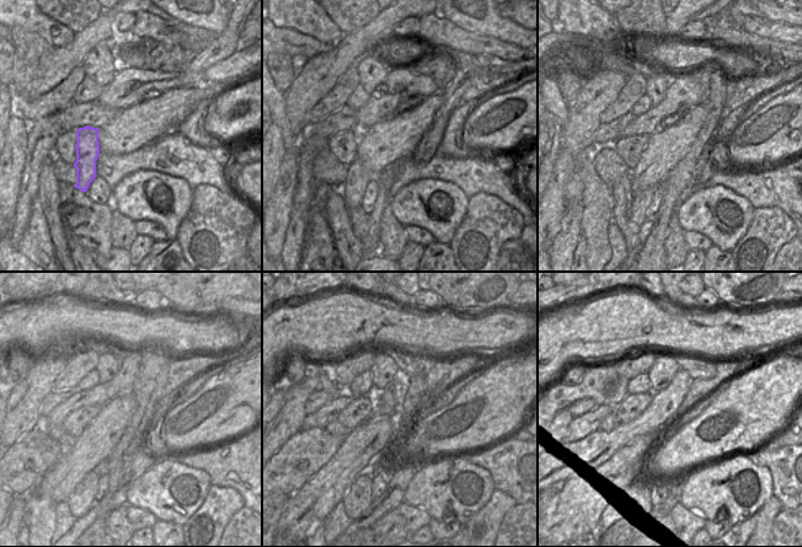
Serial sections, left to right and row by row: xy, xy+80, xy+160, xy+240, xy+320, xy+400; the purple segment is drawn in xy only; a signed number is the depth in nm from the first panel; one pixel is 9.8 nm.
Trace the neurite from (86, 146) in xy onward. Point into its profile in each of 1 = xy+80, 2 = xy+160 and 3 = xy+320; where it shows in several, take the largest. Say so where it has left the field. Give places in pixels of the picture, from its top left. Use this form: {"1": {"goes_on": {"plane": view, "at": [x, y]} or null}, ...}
{"1": {"goes_on": {"plane": "xy+80", "at": [353, 189]}}, "2": {"goes_on": {"plane": "xy+160", "at": [631, 202]}}, "3": {"goes_on": {"plane": "xy+320", "at": [357, 500]}}}

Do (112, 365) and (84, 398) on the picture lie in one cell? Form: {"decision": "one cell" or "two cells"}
{"decision": "two cells"}

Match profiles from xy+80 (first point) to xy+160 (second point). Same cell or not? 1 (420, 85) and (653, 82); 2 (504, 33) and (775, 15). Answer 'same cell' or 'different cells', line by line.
1: different cells
2: different cells

